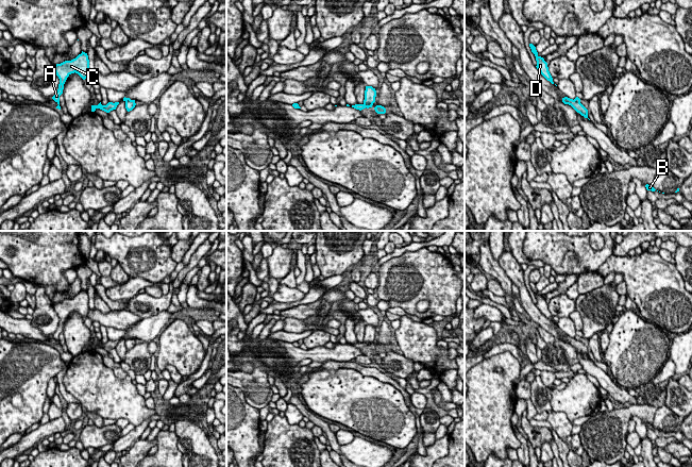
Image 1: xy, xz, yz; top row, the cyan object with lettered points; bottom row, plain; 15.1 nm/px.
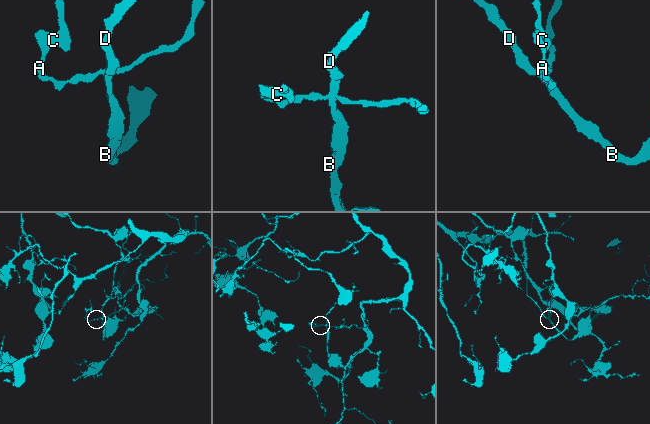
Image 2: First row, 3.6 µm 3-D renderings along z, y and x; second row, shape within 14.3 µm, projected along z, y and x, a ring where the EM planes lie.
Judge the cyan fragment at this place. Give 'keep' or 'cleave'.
keep

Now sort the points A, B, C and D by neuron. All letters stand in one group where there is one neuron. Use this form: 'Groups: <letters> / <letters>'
Groups: A B C D

